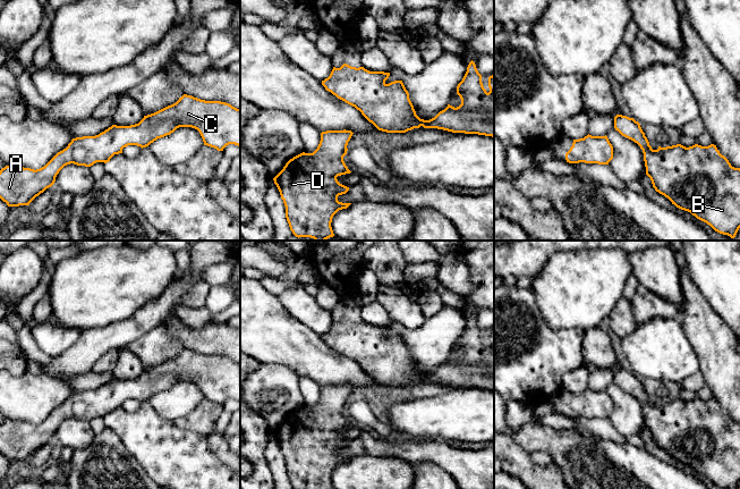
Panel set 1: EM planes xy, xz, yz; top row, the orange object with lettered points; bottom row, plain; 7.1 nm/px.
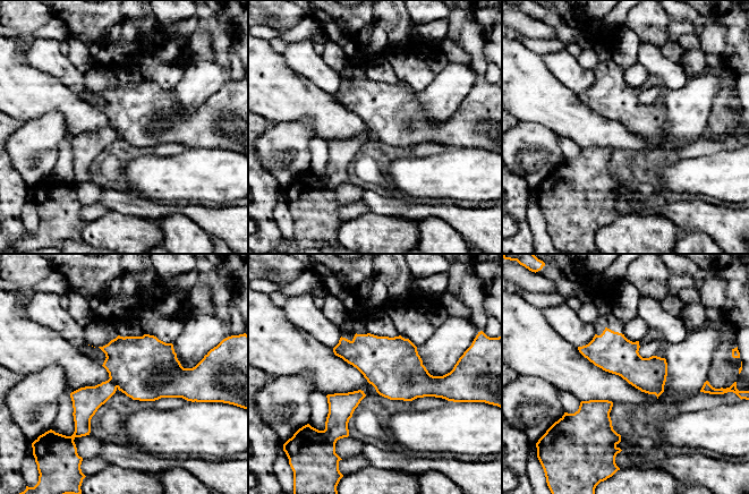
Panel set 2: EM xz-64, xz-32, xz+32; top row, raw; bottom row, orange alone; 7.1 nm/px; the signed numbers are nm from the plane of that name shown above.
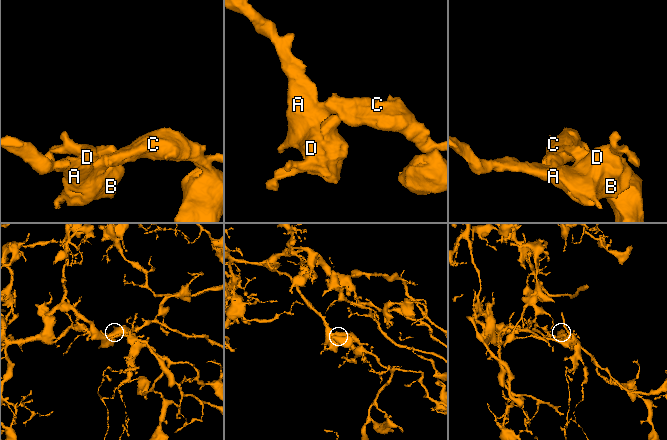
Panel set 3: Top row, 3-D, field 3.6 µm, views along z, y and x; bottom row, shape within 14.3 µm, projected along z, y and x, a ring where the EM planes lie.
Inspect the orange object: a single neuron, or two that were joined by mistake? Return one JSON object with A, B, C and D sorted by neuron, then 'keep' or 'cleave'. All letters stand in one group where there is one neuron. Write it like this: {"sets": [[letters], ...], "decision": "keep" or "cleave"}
{"sets": [["A", "B", "C", "D"]], "decision": "keep"}

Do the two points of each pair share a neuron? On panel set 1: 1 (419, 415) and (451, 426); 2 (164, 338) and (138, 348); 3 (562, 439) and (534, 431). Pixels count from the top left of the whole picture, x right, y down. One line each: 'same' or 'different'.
1: same
2: same
3: same

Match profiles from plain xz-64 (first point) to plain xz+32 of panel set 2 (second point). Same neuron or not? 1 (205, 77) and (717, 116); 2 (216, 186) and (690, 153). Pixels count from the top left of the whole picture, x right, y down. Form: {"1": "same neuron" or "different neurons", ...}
{"1": "different neurons", "2": "different neurons"}

